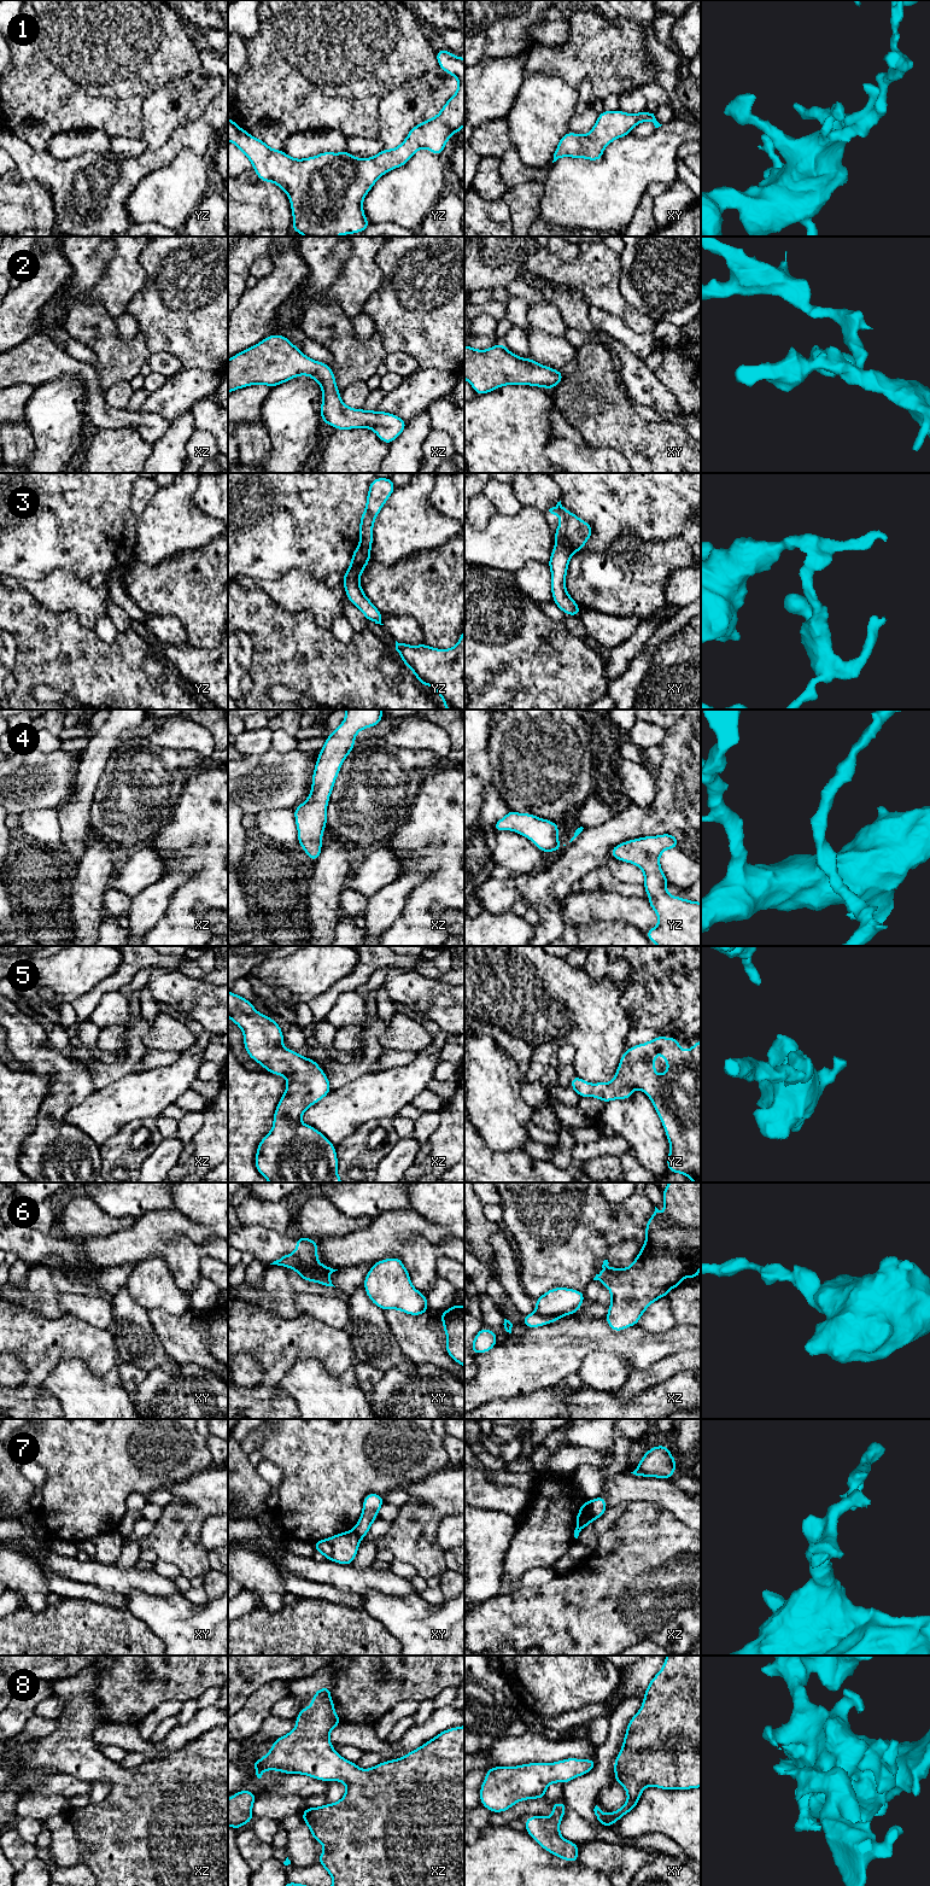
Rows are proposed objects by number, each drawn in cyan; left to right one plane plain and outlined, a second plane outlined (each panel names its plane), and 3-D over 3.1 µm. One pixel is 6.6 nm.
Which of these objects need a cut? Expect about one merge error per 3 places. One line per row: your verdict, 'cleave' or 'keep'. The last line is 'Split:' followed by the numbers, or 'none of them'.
1: keep
2: keep
3: cleave
4: keep
5: keep
6: cleave
7: cleave
8: keep
Split: 3, 6, 7

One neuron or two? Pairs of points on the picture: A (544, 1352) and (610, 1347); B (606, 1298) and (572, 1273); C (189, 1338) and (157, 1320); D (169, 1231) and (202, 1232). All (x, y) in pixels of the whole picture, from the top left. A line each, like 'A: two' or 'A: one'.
A: one
B: two
C: one
D: one

